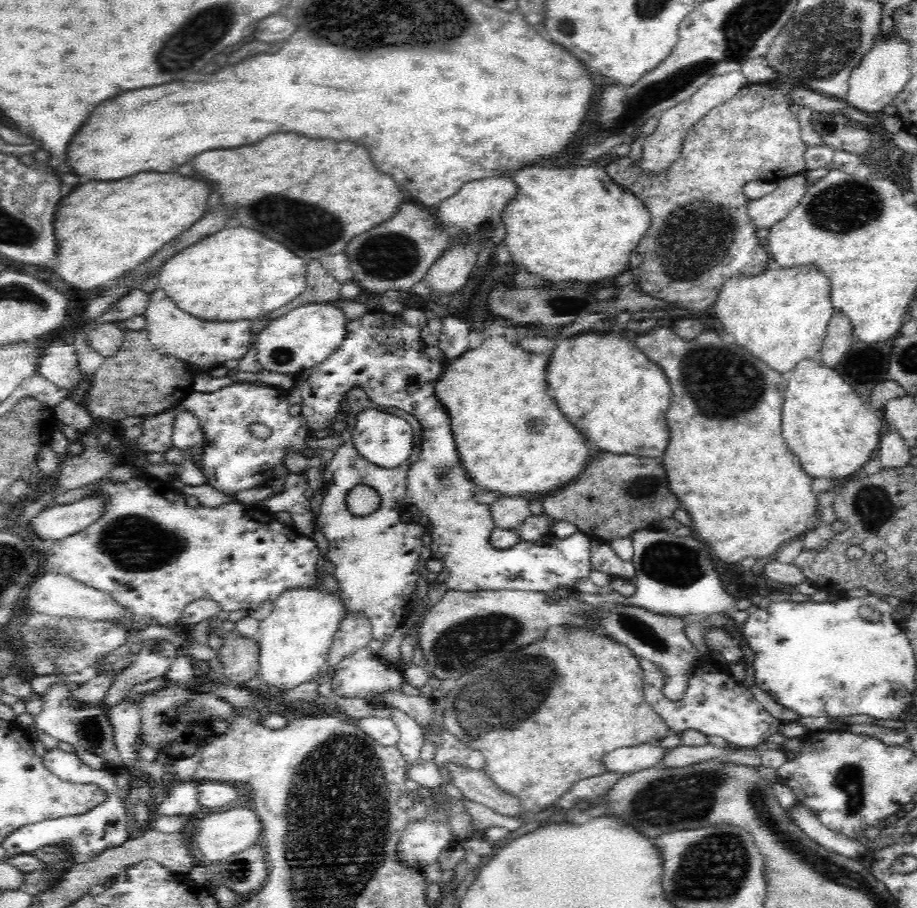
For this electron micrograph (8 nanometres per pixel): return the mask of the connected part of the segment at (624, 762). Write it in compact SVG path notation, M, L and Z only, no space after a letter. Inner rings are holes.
M644 743L634 748L622 748L614 750L605 756L606 768L612 772L628 774L628 772L638 772L645 768L660 765L668 749L656 746L654 743Z

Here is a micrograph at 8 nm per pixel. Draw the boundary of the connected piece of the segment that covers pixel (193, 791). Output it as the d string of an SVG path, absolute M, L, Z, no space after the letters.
M188 780L178 782L177 785L167 790L167 797L162 803L155 805L154 812L166 816L194 814L200 806L199 786L200 781Z

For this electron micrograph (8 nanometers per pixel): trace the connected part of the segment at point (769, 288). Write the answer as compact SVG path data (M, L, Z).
M811 266L767 268L753 277L732 277L724 284L718 300L712 307L724 331L736 339L736 344L782 374L790 372L801 360L819 357L828 321L836 311L831 303L828 278L816 267Z

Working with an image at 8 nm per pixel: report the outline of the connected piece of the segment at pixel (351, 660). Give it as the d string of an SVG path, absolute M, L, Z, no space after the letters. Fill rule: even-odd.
M365 647L348 658L344 657L334 669L335 677L331 682L333 693L346 698L361 698L375 702L372 700L374 694L384 694L386 690L390 692L390 690L400 689L405 680L403 672L394 663L379 662Z

